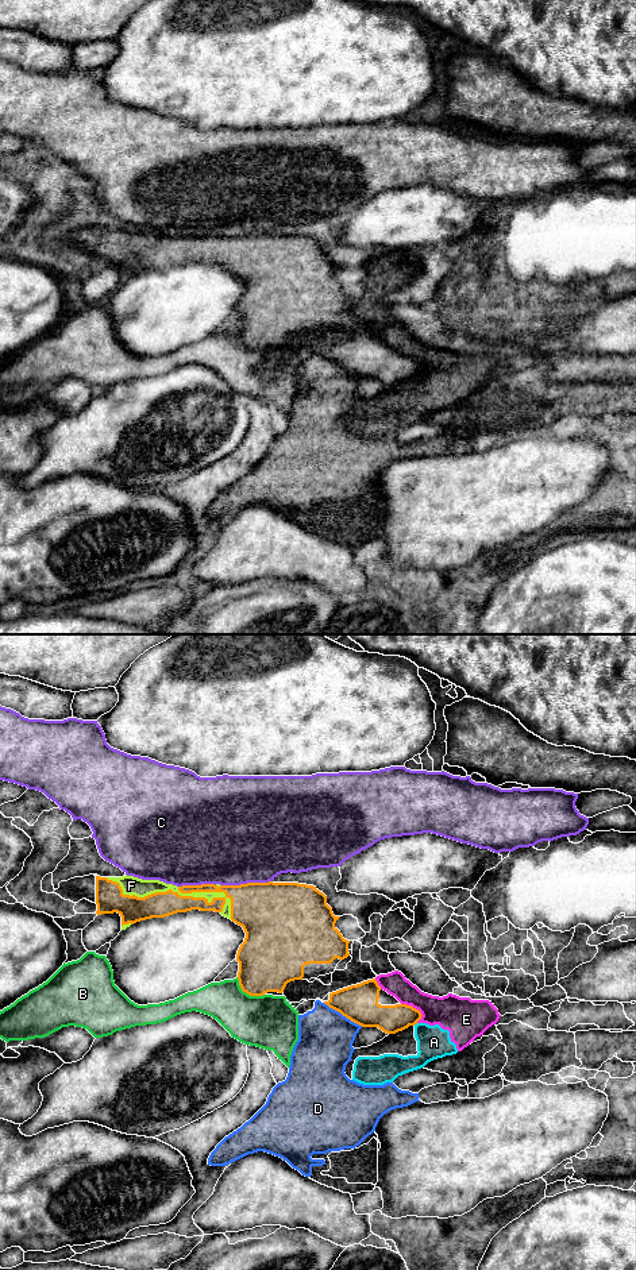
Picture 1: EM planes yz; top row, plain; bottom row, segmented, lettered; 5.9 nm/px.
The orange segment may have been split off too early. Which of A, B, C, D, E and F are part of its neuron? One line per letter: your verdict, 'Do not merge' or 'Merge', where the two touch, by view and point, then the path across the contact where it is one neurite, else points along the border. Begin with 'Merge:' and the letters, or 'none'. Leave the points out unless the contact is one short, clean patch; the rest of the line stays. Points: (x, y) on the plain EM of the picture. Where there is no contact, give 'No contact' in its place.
Merge: F
A: Do not merge. Touches orange at yz (415, 375). Boundary: yz (417, 375), (413, 377)
B: Do not merge. Touches orange at yz (247, 346)
C: Do not merge. Touches orange at yz (247, 235)
D: Do not merge. Touches orange at yz (343, 367)
E: Do not merge. Touches orange at yz (412, 359)
F: Merge. Touches orange at yz (176, 244)

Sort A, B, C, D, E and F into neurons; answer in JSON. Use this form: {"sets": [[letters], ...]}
{"sets": [["A", "E"], ["B"], ["C"], ["D"], ["F"]]}

